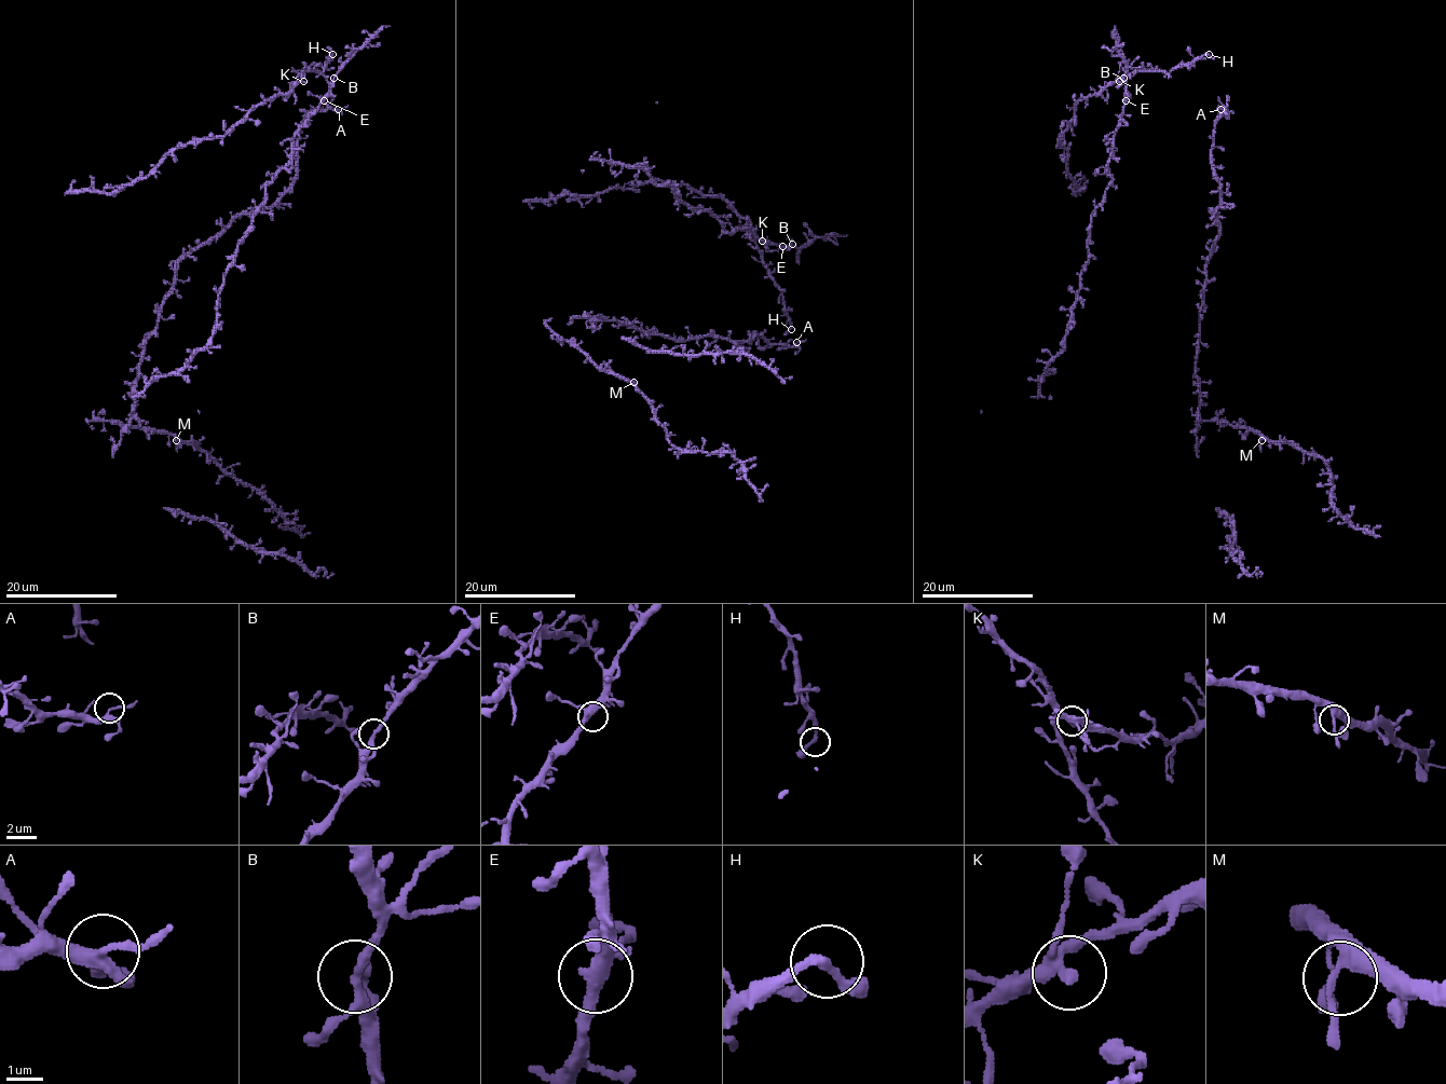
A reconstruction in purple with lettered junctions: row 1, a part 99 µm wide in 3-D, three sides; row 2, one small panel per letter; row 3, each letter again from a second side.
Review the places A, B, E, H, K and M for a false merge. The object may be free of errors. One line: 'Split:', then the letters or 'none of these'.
Split: none of these

